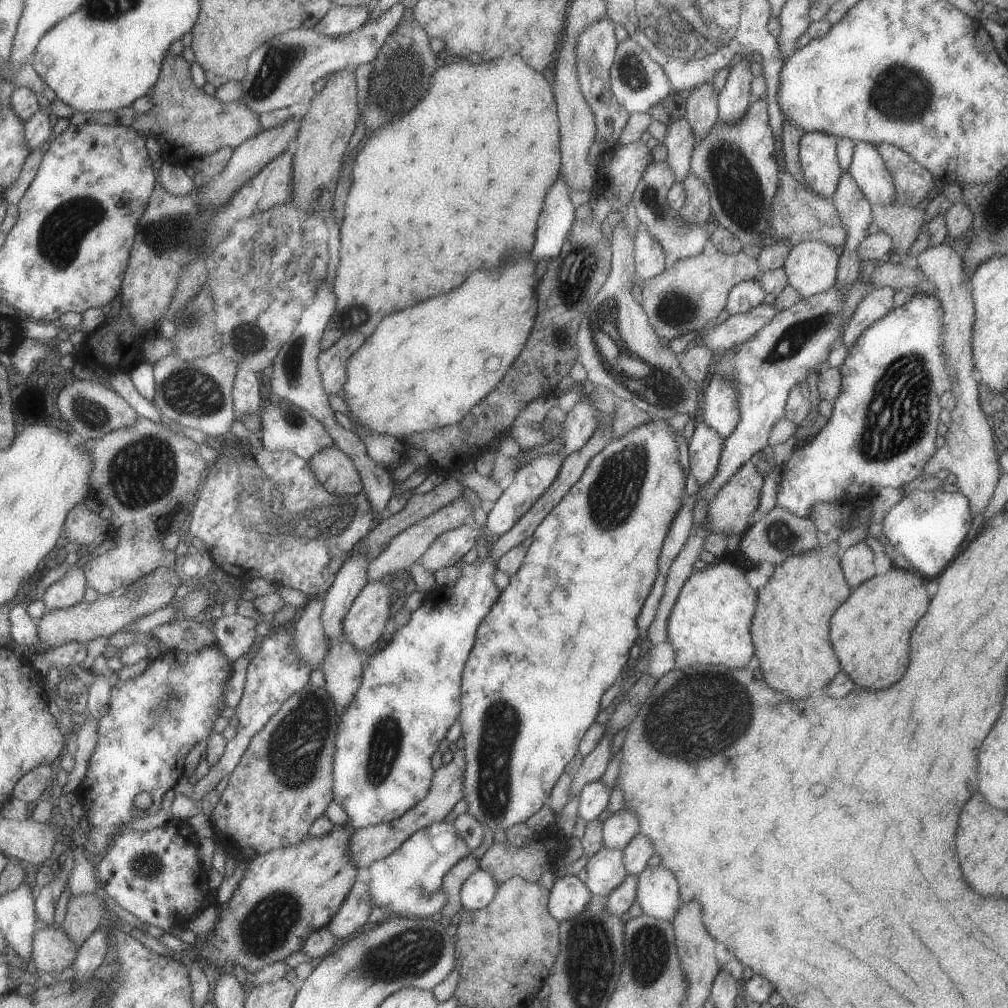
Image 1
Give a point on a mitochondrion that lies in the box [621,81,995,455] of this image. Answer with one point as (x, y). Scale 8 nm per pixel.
(740, 194)

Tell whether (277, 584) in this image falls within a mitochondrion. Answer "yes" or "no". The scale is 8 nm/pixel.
no

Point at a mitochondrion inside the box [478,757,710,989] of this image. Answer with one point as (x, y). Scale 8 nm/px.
(645, 953)

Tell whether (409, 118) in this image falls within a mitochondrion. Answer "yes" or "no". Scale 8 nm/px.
yes

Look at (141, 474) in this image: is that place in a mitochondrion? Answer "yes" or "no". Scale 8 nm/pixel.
yes

